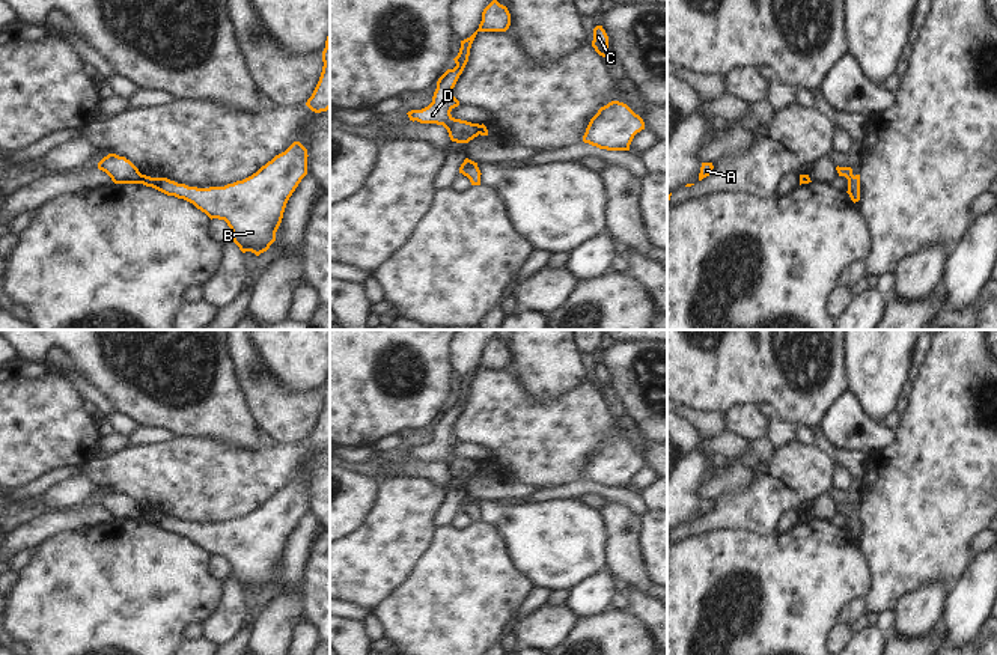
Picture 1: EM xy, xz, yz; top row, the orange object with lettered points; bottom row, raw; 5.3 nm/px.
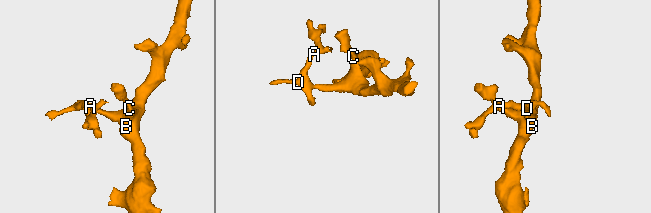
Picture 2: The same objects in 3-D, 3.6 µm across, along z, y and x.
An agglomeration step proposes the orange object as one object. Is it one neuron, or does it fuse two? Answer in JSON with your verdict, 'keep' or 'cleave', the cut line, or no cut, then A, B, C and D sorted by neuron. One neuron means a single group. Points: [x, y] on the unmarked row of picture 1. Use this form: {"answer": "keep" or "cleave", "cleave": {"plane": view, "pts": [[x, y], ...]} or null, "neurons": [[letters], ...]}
{"answer": "cleave", "cleave": {"plane": "xy", "pts": [[140, 512], [142, 520]]}, "neurons": [["A", "D"], ["B", "C"]]}

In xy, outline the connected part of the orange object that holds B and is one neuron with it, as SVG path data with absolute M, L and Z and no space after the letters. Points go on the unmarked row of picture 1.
M294 479L252 513L224 524L197 526L142 512L142 521L193 541L211 557L224 557L242 590L256 593L276 578L286 541L307 512L307 486Z

